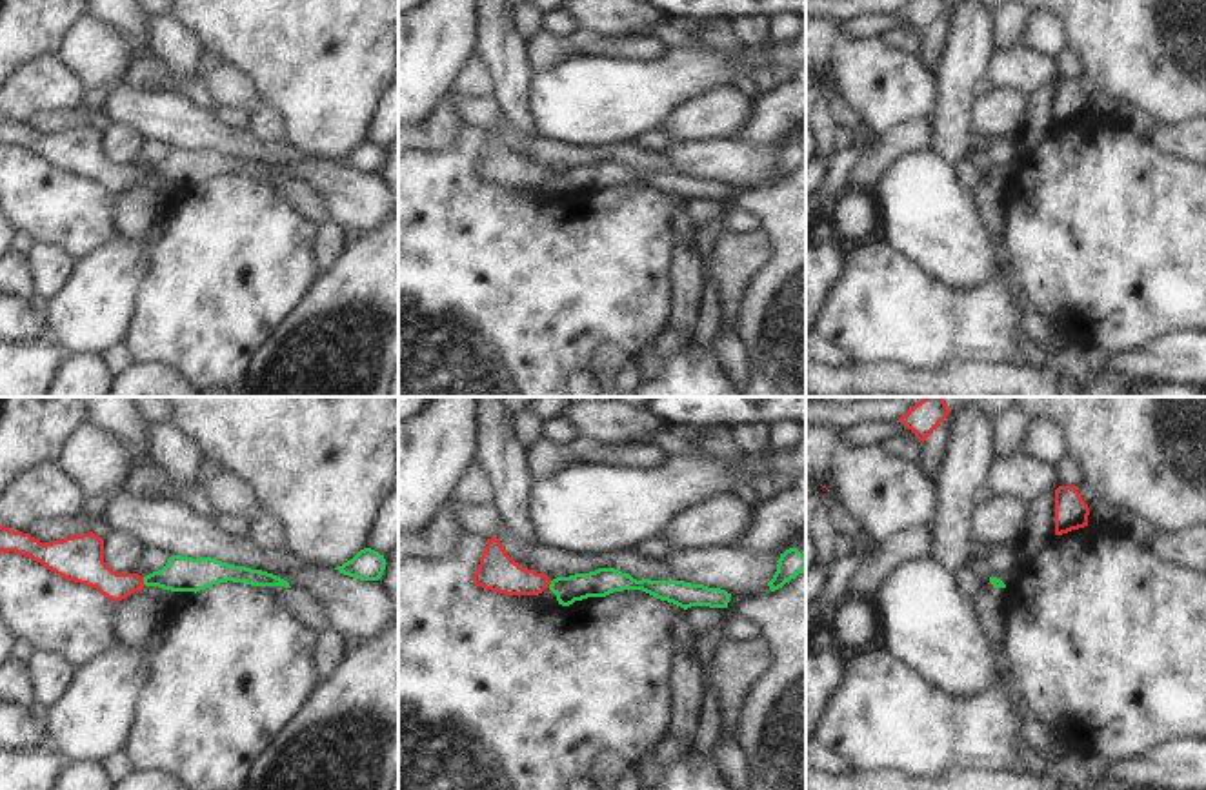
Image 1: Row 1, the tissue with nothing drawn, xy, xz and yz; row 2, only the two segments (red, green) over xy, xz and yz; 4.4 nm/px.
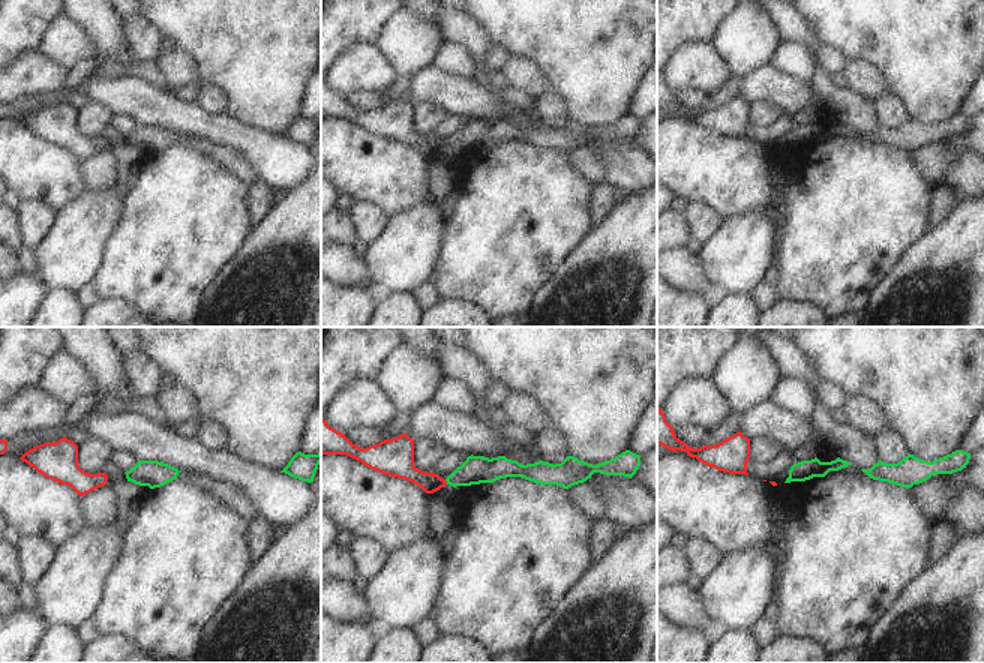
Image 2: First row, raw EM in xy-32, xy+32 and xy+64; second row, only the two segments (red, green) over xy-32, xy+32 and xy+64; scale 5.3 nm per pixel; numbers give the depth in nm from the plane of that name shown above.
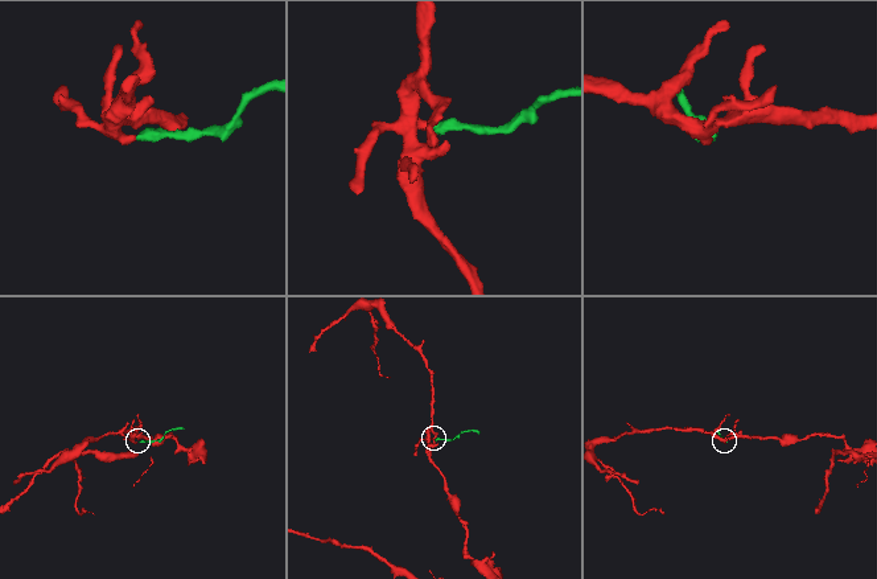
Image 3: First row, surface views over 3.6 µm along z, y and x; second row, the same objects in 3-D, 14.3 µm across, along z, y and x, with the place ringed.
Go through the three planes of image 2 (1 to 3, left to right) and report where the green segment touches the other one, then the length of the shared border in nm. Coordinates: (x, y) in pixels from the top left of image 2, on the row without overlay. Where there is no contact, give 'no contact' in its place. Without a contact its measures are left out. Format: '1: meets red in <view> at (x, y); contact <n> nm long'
1: no contact
2: meets red in xy+32 at (446, 146); contact 30 nm long
3: no contact

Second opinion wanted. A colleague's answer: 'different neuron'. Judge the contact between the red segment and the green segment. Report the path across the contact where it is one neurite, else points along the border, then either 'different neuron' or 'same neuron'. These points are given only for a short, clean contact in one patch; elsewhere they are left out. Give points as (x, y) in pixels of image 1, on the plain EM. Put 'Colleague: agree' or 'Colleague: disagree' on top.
Colleague: disagree
way xy (88, 159), (106, 173), (142, 173), (180, 166); same neuron

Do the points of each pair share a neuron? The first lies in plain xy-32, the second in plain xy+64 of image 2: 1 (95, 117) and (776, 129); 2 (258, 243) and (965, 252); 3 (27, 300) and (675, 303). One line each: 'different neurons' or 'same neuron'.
1: different neurons
2: same neuron
3: same neuron

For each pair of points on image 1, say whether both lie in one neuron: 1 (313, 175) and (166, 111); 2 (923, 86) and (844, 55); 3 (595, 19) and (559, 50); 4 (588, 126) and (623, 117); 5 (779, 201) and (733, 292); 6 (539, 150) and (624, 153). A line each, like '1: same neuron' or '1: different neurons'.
1: same neuron
2: same neuron
3: different neurons
4: same neuron
5: different neurons
6: same neuron

